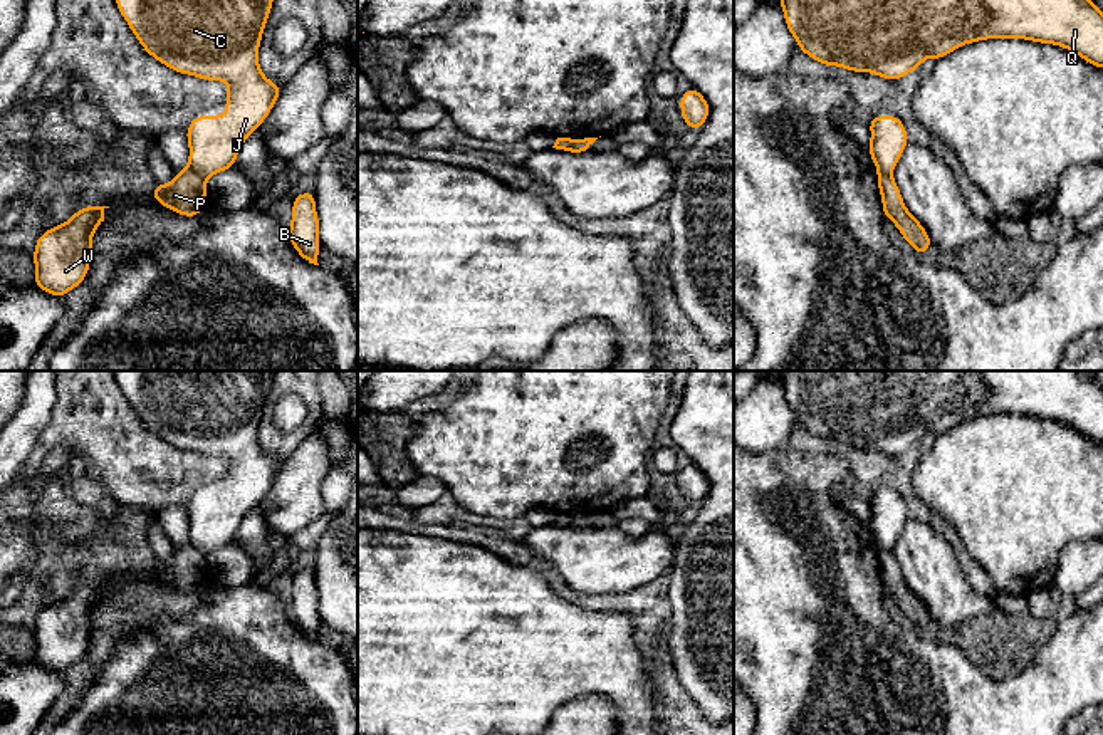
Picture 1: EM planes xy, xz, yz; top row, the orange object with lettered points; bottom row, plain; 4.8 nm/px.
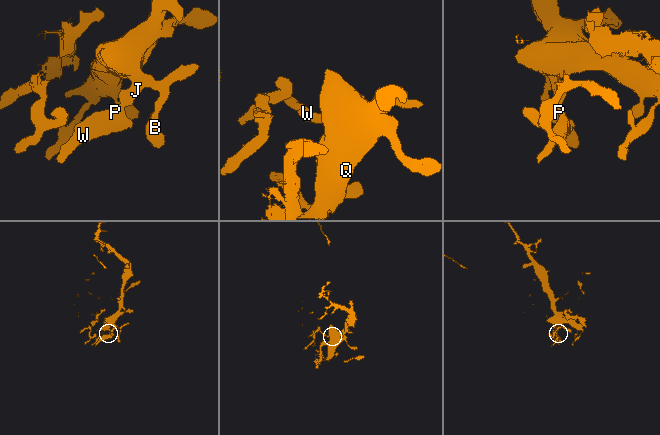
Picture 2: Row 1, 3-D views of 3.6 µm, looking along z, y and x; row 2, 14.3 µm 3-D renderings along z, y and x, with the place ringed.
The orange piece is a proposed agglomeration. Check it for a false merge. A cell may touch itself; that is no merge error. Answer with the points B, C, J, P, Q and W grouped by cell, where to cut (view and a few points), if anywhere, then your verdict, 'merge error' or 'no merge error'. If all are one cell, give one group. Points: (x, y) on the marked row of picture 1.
groups B C J Q / P W; cut xy (188, 166), (205, 178); merge error

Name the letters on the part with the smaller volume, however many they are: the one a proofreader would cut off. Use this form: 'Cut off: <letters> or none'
Cut off: P, W

